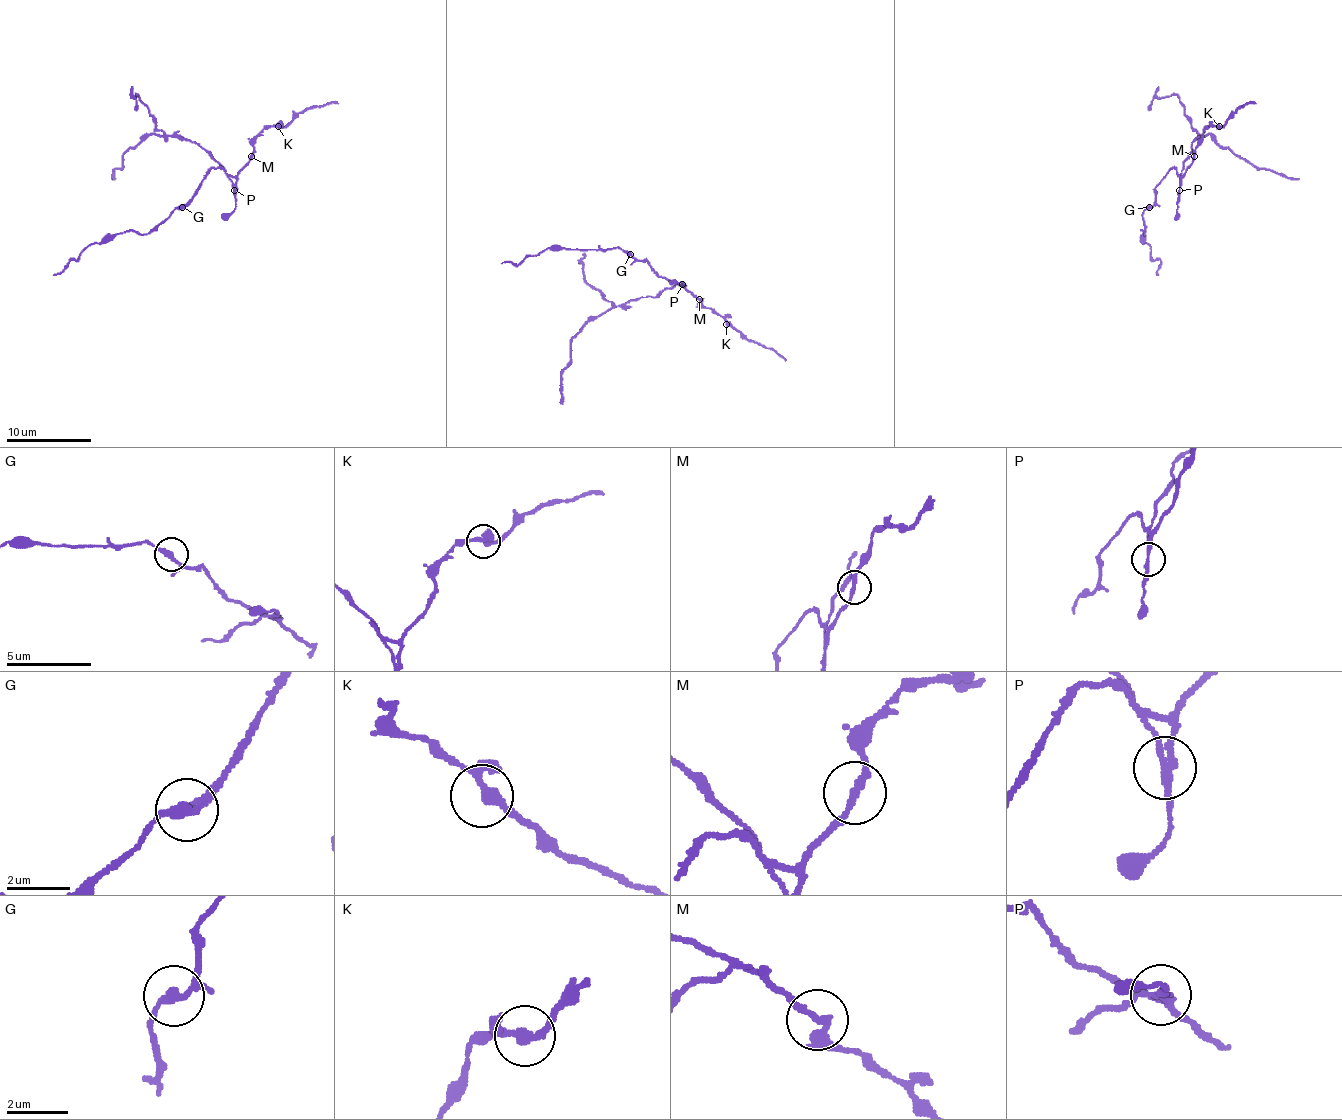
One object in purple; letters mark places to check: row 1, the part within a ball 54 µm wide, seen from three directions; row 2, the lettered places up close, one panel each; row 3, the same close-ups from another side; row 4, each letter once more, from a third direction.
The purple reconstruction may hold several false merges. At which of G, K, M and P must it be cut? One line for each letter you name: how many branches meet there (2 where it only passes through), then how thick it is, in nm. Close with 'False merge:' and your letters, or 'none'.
P: branches 3; calibre 190 nm
False merge: P

